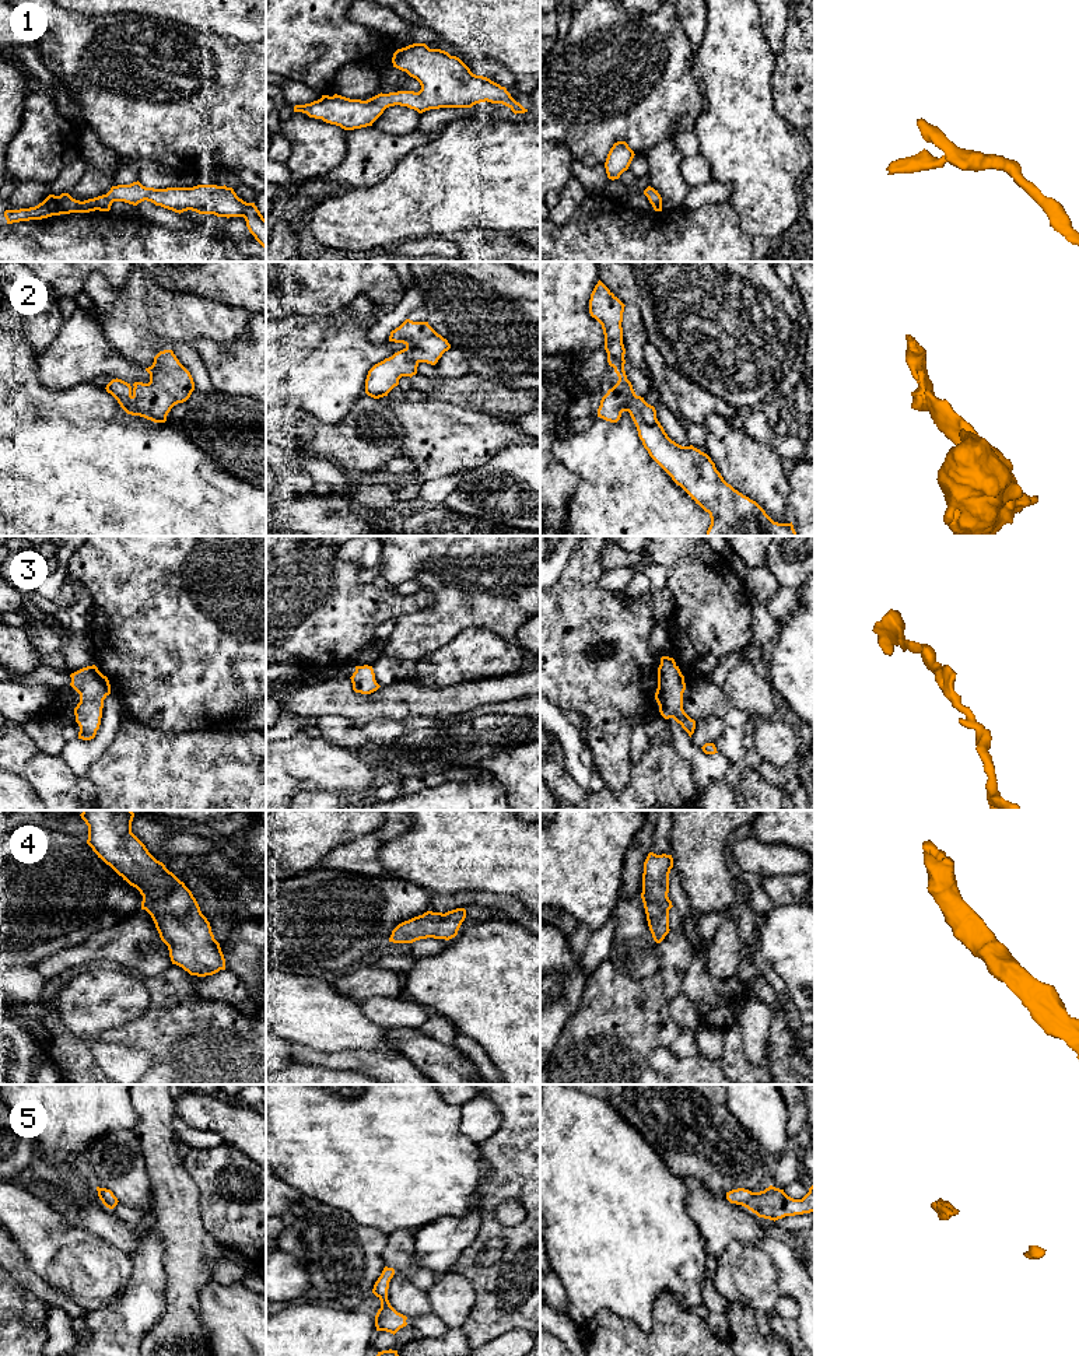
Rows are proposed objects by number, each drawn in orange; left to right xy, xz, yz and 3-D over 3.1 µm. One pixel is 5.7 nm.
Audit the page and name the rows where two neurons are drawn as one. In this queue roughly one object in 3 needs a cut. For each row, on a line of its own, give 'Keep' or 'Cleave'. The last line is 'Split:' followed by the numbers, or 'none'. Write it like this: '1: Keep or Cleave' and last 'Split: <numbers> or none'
1: Keep
2: Keep
3: Keep
4: Keep
5: Keep
Split: none

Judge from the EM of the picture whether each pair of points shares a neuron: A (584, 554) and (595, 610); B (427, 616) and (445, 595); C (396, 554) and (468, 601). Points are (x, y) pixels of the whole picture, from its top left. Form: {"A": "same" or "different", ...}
{"A": "same", "B": "same", "C": "same"}

